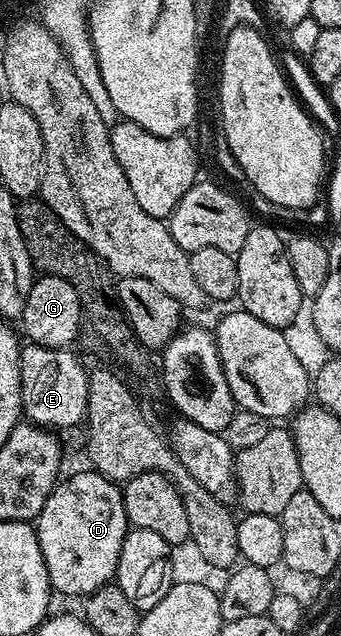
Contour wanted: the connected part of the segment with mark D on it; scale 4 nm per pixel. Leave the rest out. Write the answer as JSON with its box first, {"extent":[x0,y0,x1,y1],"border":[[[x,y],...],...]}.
{"extent":[36,470,128,597],"border":[[[85,470],[71,479],[63,478],[55,486],[36,520],[40,553],[44,553],[51,588],[57,594],[59,591],[79,597],[91,595],[115,578],[120,545],[124,545],[128,530],[123,488],[99,471]]]}

